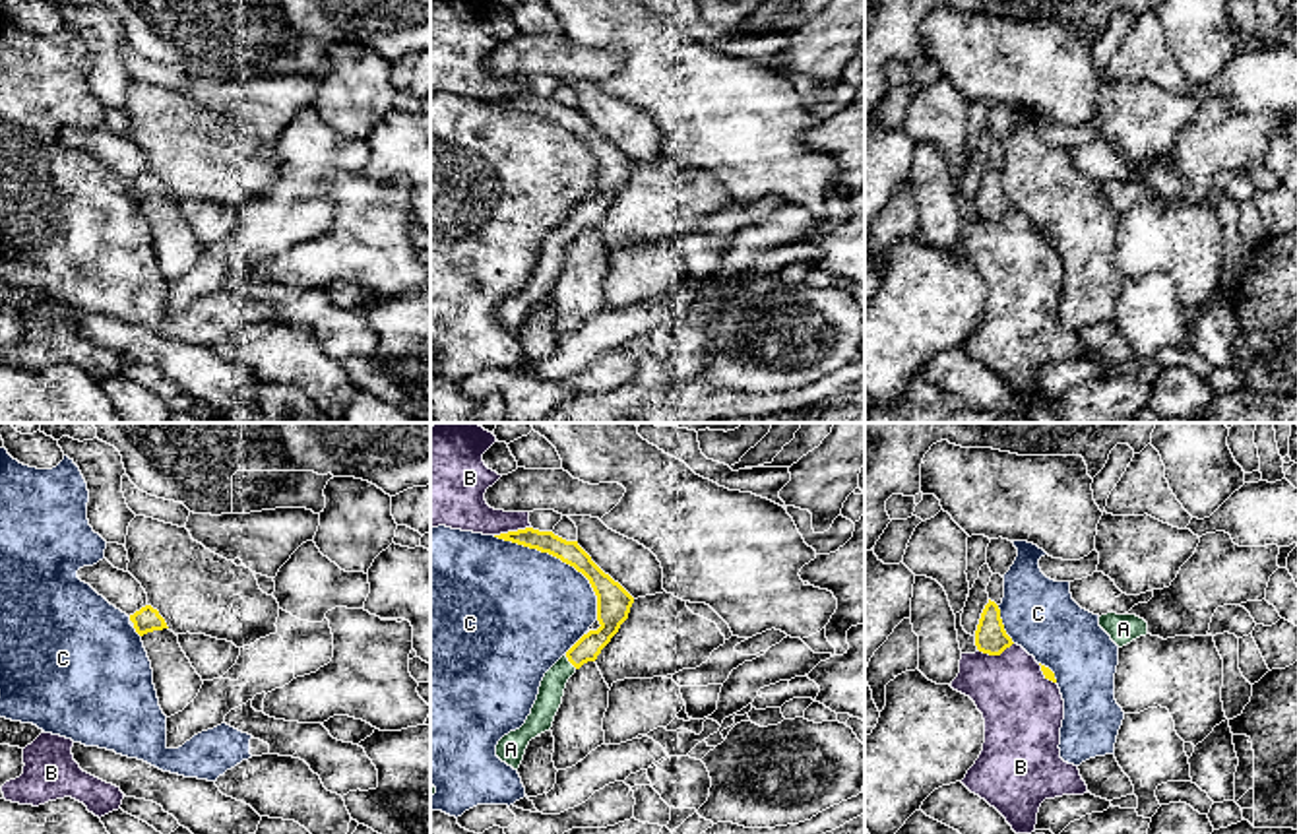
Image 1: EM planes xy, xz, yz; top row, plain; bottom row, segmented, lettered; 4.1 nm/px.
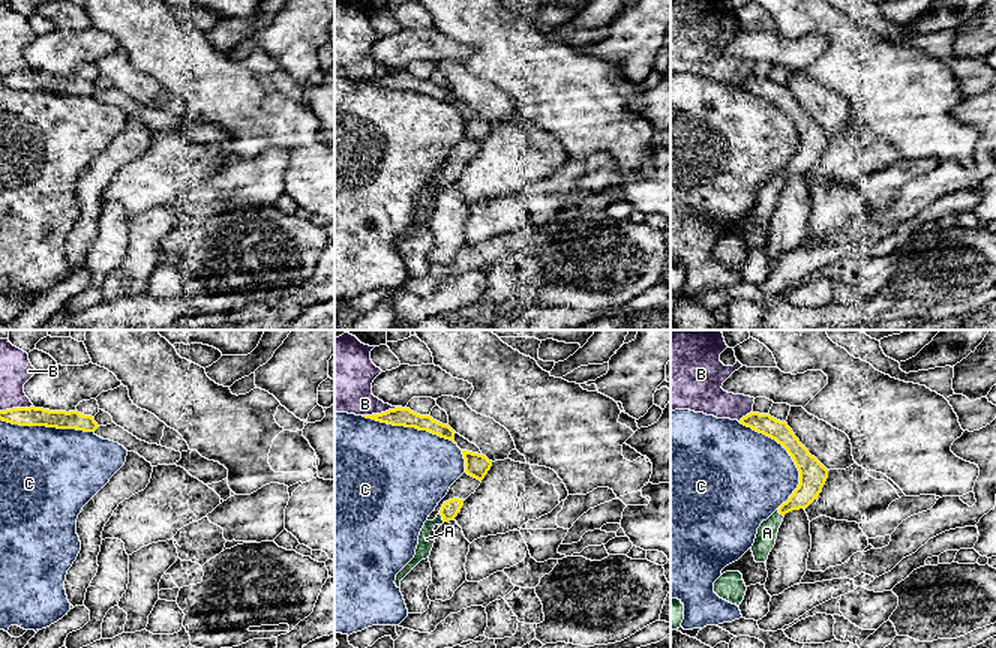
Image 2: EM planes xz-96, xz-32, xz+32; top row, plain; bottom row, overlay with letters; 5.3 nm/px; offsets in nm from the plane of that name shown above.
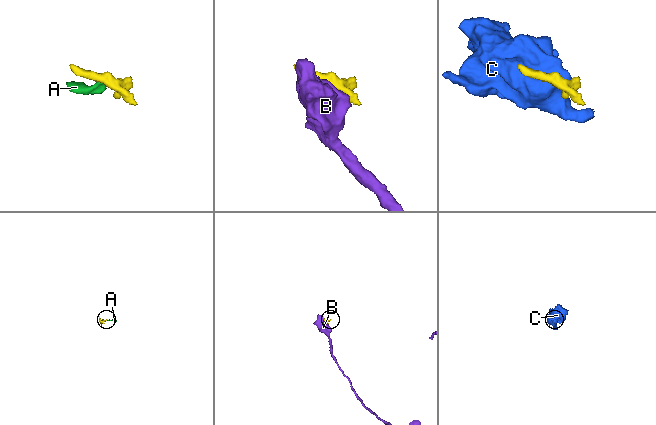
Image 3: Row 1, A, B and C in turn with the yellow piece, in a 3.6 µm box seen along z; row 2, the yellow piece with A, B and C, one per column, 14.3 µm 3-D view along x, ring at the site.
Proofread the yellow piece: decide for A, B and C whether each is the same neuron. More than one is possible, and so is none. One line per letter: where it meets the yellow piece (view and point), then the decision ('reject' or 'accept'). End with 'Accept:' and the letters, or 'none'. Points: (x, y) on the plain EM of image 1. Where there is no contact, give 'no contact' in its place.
A: xz (570, 227) | accept
B: xz (512, 97) | reject
C: xz (561, 125) | reject
Accept: A

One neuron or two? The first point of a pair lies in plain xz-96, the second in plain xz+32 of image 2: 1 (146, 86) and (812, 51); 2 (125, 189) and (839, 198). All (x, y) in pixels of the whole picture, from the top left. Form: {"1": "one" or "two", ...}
{"1": "two", "2": "two"}

